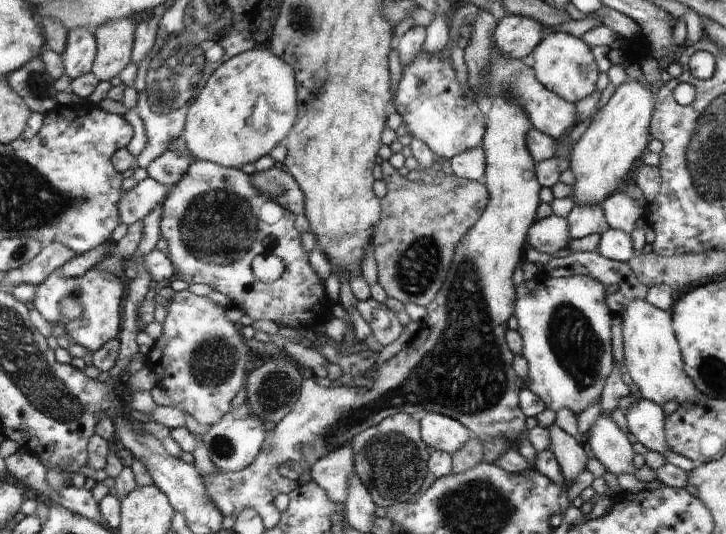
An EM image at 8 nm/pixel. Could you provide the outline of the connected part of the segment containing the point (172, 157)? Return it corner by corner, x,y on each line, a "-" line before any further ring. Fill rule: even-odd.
170,149
163,156
152,162
149,174
164,185
176,185
187,176
196,158
190,159

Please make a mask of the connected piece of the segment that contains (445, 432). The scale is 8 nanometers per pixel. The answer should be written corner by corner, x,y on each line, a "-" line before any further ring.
426,411
424,418
418,421
421,426
421,440
451,456
459,451
469,440
470,432
446,415

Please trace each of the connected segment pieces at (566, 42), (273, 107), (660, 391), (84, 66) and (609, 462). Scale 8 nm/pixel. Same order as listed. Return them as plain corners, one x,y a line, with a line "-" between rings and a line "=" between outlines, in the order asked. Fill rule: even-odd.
549,32
544,35
537,51
532,56
531,66
536,78
557,96
564,97
566,101
576,104
586,96
591,96
596,91
596,78
598,78
598,64
590,52
590,46
580,38
574,38
564,32
-
580,66
588,66
590,72
586,76
580,74
=
267,45
256,46
229,60
223,60
191,109
183,138
188,149
200,161
213,161
232,169
251,169
252,164
261,159
264,154
268,154
276,144
279,145
282,138
288,134
288,130
296,120
296,102
298,102
296,80
294,80
292,66
286,64
282,58
278,58
-
258,96
266,98
266,101
263,101
263,108
258,108
258,116
254,116
254,124
258,124
258,120
268,120
266,126
262,128
254,128
252,124
252,112
254,112
254,104
258,102
=
644,299
632,300
620,314
624,343
624,372
634,381
638,395
662,408
668,401
689,403
706,399
683,372
683,359
672,329
671,313
662,311
=
75,29
69,32
68,44
62,55
65,58
67,76
73,80
93,73
99,54
99,45
94,31
=
600,413
586,434
594,457
612,474
634,474
636,469
632,469
632,458
635,453
628,436
616,426
608,413

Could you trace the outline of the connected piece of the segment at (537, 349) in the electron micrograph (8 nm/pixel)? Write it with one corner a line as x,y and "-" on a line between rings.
588,276
532,278
522,282
517,289
518,330
522,338
522,357
527,361
529,372
526,388
539,395
547,408
558,412
567,408
574,414
582,413
592,402
601,398
605,381
612,371
612,342
610,320
612,314
604,303
604,286

